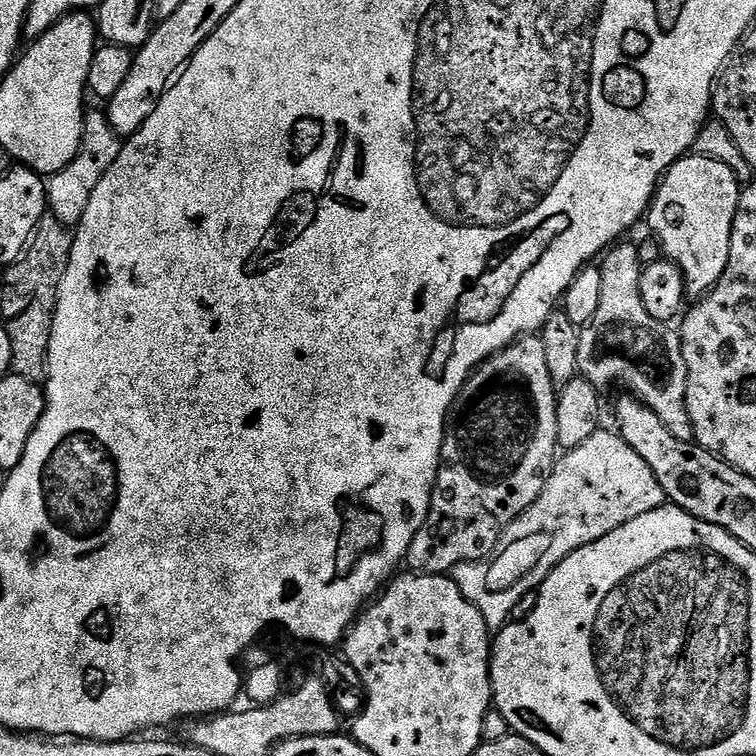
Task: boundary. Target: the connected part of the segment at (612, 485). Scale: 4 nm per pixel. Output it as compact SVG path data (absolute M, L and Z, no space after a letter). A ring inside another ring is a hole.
M601 430L590 434L582 446L567 449L557 459L552 470L552 477L546 482L542 494L523 514L509 526L498 542L495 555L487 560L475 560L460 564L453 568L452 580L462 590L462 594L486 618L486 626L490 630L499 630L513 619L512 611L531 597L544 583L544 579L555 570L561 562L574 550L586 546L590 542L598 542L606 534L618 530L626 522L638 518L642 514L650 514L650 510L663 508L666 497L658 478L654 478L654 470L630 450L628 443L615 431Z

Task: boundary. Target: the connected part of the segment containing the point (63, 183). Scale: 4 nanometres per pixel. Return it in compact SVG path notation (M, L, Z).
M89 111L84 117L84 133L78 154L70 166L47 177L48 211L58 222L75 226L82 222L82 214L86 214L86 206L90 206L90 198L94 198L94 190L98 182L118 162L118 154L122 147L122 137L116 133L114 126L108 121L107 111Z

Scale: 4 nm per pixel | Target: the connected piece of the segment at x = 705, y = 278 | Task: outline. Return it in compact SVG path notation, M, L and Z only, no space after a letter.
M689 154L680 160L660 179L651 204L646 213L646 225L651 235L660 244L661 253L673 264L678 265L684 275L684 291L689 297L706 295L724 277L726 262L730 258L730 238L742 184L728 165L710 157Z

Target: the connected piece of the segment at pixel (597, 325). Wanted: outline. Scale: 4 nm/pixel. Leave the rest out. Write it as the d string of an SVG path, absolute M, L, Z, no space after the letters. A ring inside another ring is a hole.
M625 242L617 243L615 246L607 249L603 253L602 261L599 265L600 273L602 274L602 299L598 302L598 311L594 313L594 318L589 324L583 325L580 328L580 341L578 342L578 366L580 367L579 375L585 380L589 380L598 389L607 390L611 384L621 384L624 390L627 390L637 400L641 400L647 408L652 408L661 418L664 419L664 425L670 430L670 434L674 434L683 440L692 440L692 423L690 422L690 414L686 410L686 382L688 381L688 371L686 370L686 358L682 358L682 344L680 337L675 327L669 326L665 321L658 318L650 318L649 312L646 311L646 306L642 306L642 290L640 283L642 282L643 267L640 263L640 249L635 243L624 244Z

